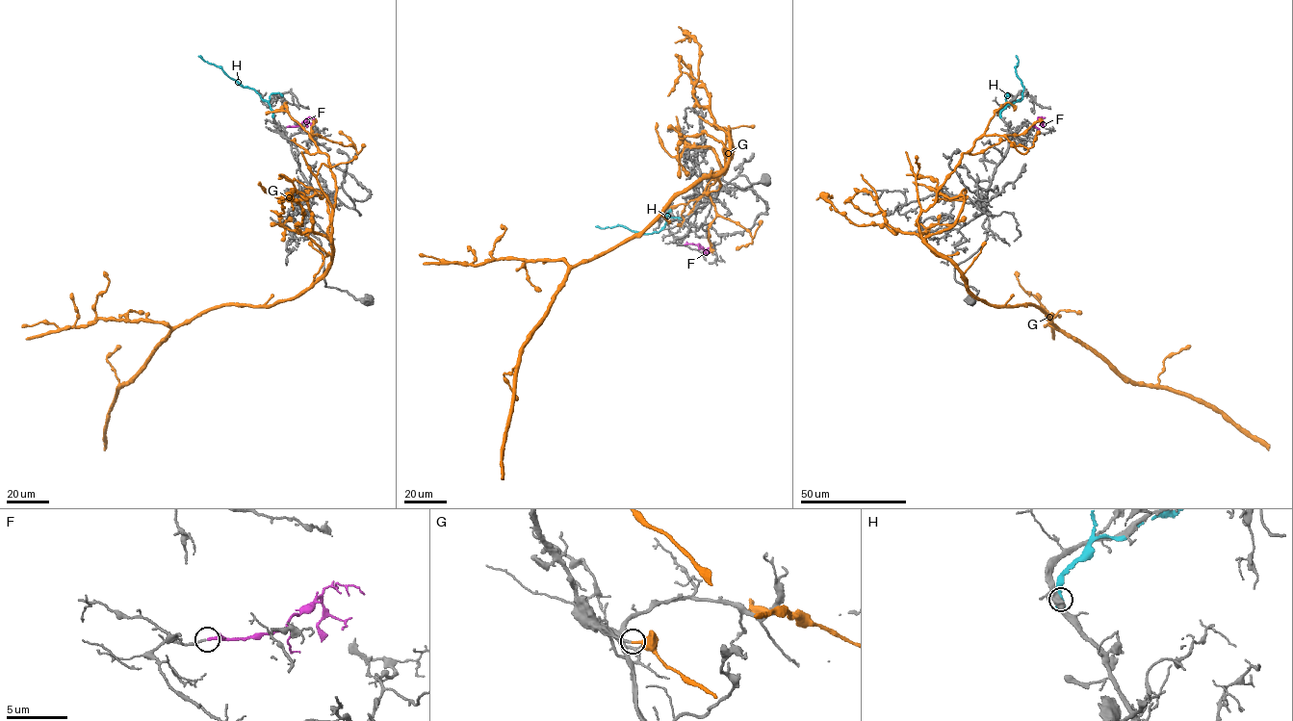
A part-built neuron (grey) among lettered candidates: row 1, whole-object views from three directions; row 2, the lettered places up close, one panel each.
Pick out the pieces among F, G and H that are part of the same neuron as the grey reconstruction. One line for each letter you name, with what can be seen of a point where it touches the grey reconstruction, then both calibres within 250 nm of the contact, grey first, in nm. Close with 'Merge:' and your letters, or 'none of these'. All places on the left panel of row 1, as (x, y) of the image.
F: Touches grey at (287, 126). Thickness 180 nm (grey) against 220 nm
Merge: F

